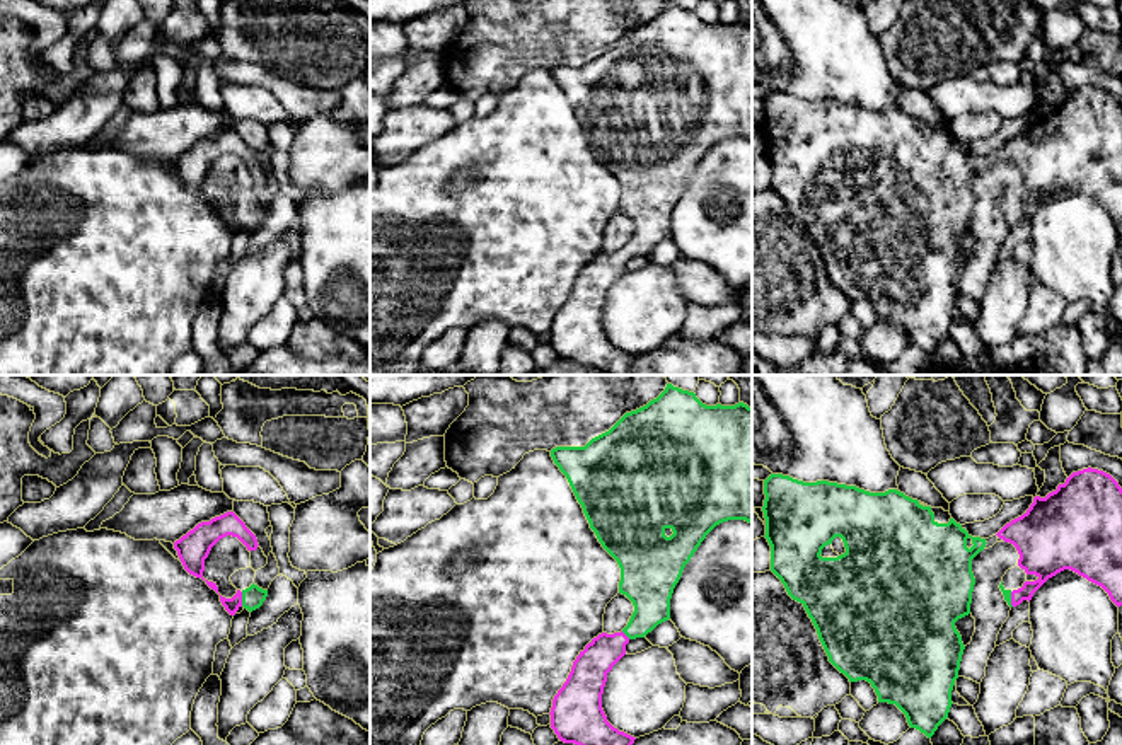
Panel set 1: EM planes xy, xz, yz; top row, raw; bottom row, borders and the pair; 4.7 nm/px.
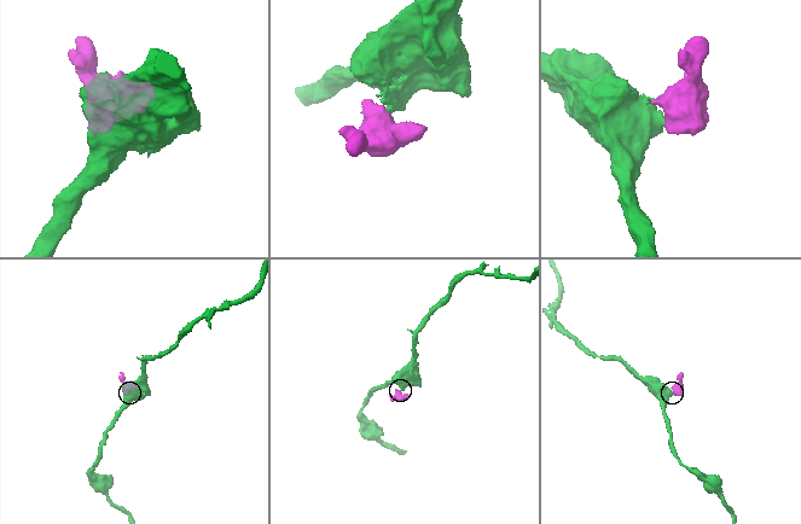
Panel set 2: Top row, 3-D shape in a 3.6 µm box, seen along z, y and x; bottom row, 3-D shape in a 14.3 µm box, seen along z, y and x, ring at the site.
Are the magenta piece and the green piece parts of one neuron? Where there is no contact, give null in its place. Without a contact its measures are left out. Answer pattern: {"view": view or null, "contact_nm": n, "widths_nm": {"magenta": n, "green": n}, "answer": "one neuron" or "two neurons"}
{"view": "xy", "contact_nm": 70, "widths_nm": {"magenta": 70, "green": 110}, "answer": "one neuron"}

